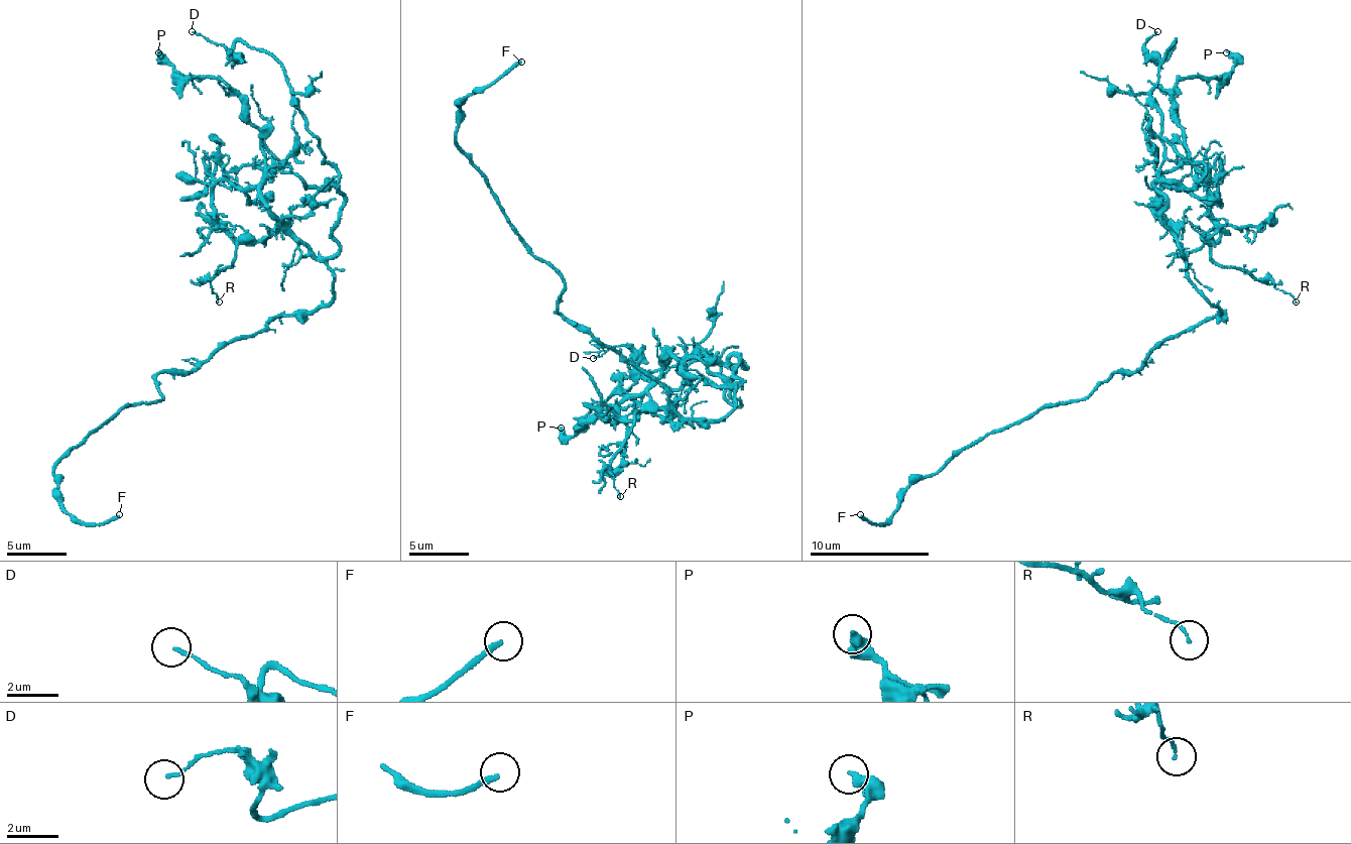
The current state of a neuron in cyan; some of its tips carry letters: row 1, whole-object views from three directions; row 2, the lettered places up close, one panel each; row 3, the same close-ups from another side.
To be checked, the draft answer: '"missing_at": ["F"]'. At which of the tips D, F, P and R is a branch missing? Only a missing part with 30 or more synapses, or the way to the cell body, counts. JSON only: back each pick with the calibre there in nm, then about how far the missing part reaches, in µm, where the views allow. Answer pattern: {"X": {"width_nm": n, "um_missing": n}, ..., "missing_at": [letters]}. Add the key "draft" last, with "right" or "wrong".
{"F": {"width_nm": 240, "um_missing": 25}, "missing_at": ["F"], "draft": "right"}

